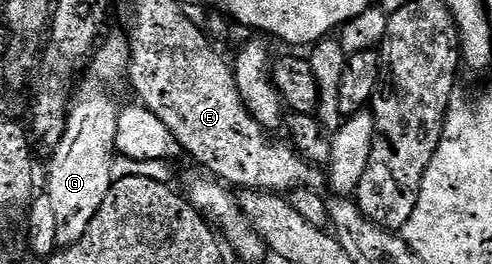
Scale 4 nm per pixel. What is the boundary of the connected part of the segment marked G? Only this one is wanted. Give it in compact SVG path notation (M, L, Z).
M115 31L107 37L94 50L88 62L76 101L69 110L65 133L52 152L54 155L45 193L54 206L58 248L74 245L83 237L115 180L113 169L117 158L118 115L121 109L113 99L112 89L128 74L130 49L128 36L123 31Z

